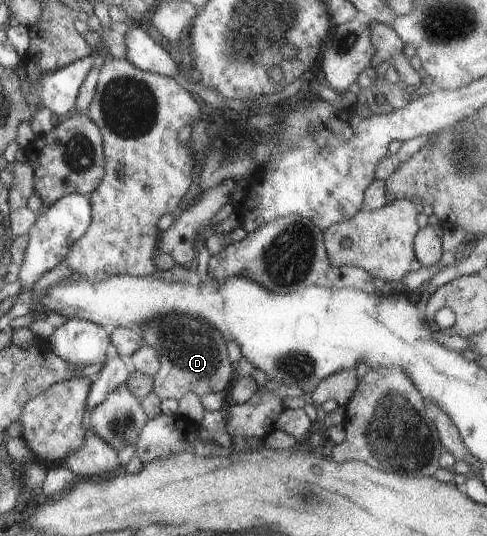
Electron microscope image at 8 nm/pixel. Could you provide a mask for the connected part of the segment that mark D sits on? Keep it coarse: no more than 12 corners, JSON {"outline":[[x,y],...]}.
{"outline":[[169,313],[135,330],[157,351],[152,392],[179,401],[225,393],[223,336]]}

